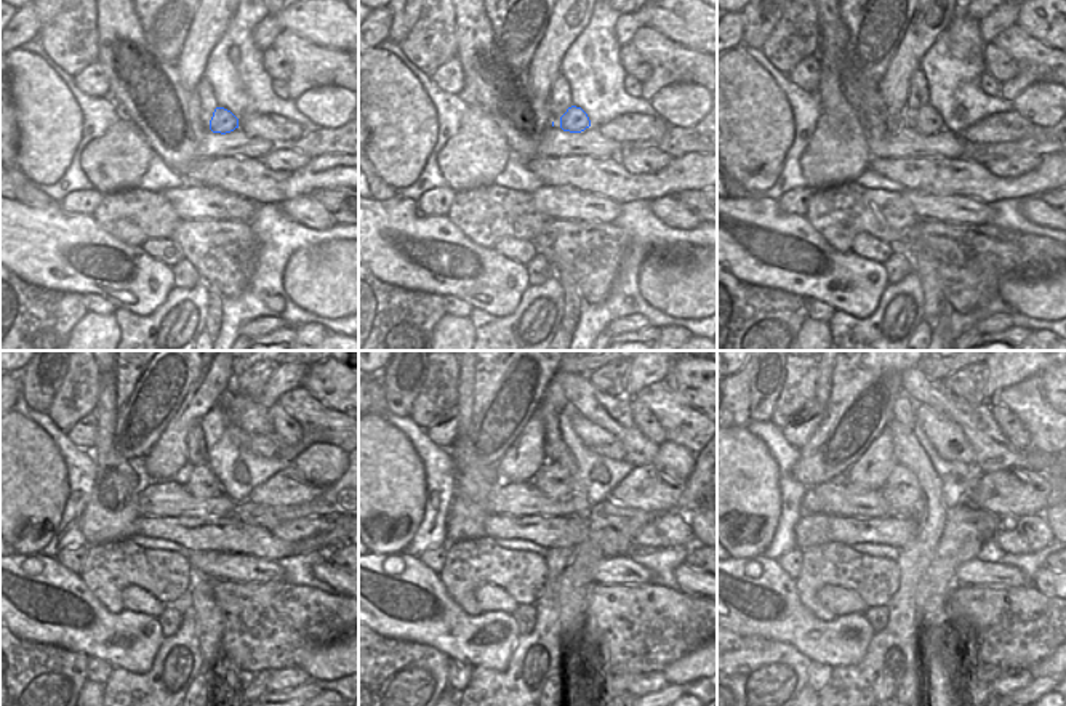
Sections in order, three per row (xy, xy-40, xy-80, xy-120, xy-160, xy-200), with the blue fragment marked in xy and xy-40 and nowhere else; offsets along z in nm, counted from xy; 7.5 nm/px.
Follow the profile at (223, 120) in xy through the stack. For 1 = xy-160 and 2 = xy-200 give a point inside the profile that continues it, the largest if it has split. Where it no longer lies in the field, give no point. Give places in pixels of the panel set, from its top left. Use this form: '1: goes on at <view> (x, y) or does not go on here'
1: goes on at xy-160 (554, 481)
2: goes on at xy-200 (901, 490)

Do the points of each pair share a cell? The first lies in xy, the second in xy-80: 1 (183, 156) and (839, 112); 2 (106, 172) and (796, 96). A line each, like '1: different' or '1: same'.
1: different
2: different

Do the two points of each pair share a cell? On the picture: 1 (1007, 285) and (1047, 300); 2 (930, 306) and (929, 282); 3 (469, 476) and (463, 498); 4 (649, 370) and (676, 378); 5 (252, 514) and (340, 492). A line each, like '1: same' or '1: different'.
1: same
2: same
3: same
4: different
5: same

